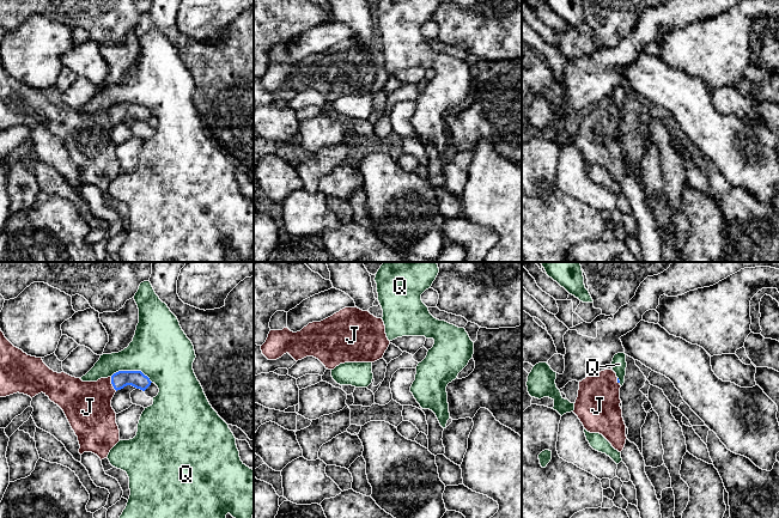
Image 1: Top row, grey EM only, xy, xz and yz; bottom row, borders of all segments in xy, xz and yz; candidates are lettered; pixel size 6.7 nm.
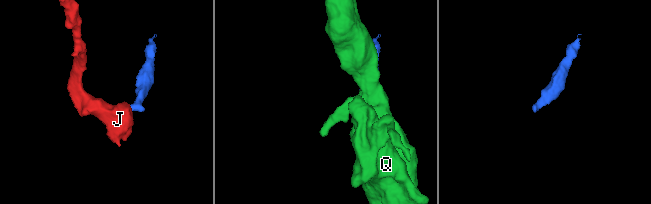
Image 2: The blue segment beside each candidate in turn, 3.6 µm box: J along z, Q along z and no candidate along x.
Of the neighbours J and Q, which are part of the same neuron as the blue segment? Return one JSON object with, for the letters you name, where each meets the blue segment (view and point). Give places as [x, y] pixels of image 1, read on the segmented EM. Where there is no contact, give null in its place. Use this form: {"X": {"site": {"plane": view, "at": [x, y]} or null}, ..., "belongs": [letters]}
{"J": {"site": {"plane": "xy", "at": [111, 383]}}, "belongs": ["J"]}

